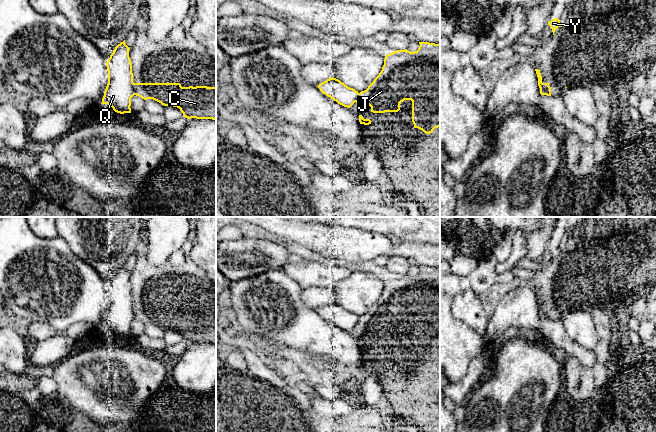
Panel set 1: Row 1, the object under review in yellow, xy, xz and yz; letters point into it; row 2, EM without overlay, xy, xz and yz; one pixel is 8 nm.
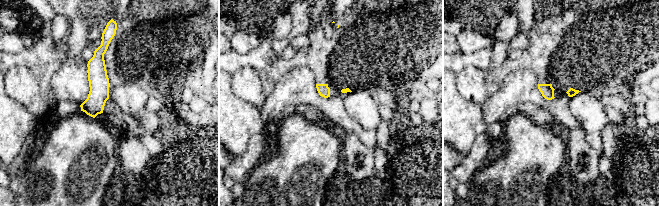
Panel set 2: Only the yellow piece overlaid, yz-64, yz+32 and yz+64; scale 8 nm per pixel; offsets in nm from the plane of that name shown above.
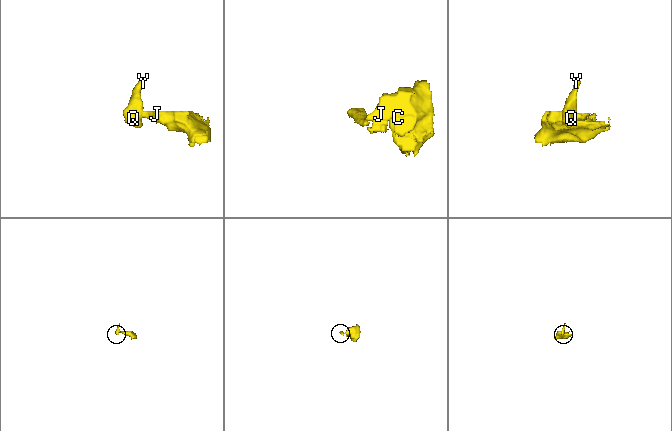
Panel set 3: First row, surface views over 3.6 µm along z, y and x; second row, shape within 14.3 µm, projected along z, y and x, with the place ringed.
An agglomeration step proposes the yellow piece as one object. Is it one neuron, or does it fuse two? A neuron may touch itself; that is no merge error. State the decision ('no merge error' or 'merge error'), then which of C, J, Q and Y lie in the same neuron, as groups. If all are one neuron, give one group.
merge error | C J / Q Y

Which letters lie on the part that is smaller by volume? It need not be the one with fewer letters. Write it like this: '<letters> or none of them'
Q, Y

